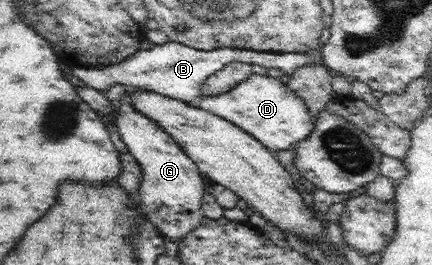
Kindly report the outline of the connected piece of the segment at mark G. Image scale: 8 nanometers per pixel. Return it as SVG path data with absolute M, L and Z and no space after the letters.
M126 87L126 93L120 98L120 110L114 118L116 128L121 139L128 147L132 156L136 157L137 164L141 168L140 183L137 184L137 195L139 207L142 207L143 215L148 219L161 233L169 237L174 243L178 244L184 239L191 230L200 226L203 217L203 194L204 182L202 173L197 169L196 163L181 149L176 141L156 121L149 120L146 116L141 116L138 110L134 110L128 101L127 94L136 91L137 87Z

